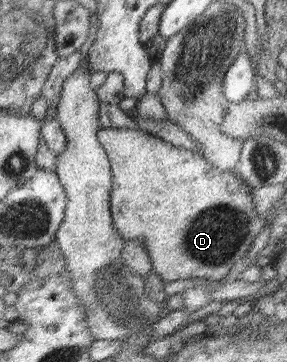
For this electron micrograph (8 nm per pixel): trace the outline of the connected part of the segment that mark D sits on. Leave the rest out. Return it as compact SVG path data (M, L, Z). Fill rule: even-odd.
M101 127L98 140L110 159L113 188L109 209L114 228L125 241L142 241L152 263L152 273L162 280L201 278L206 282L222 280L239 258L247 255L250 245L266 220L256 212L252 188L235 172L222 171L199 153L176 148L150 133L128 128Z

